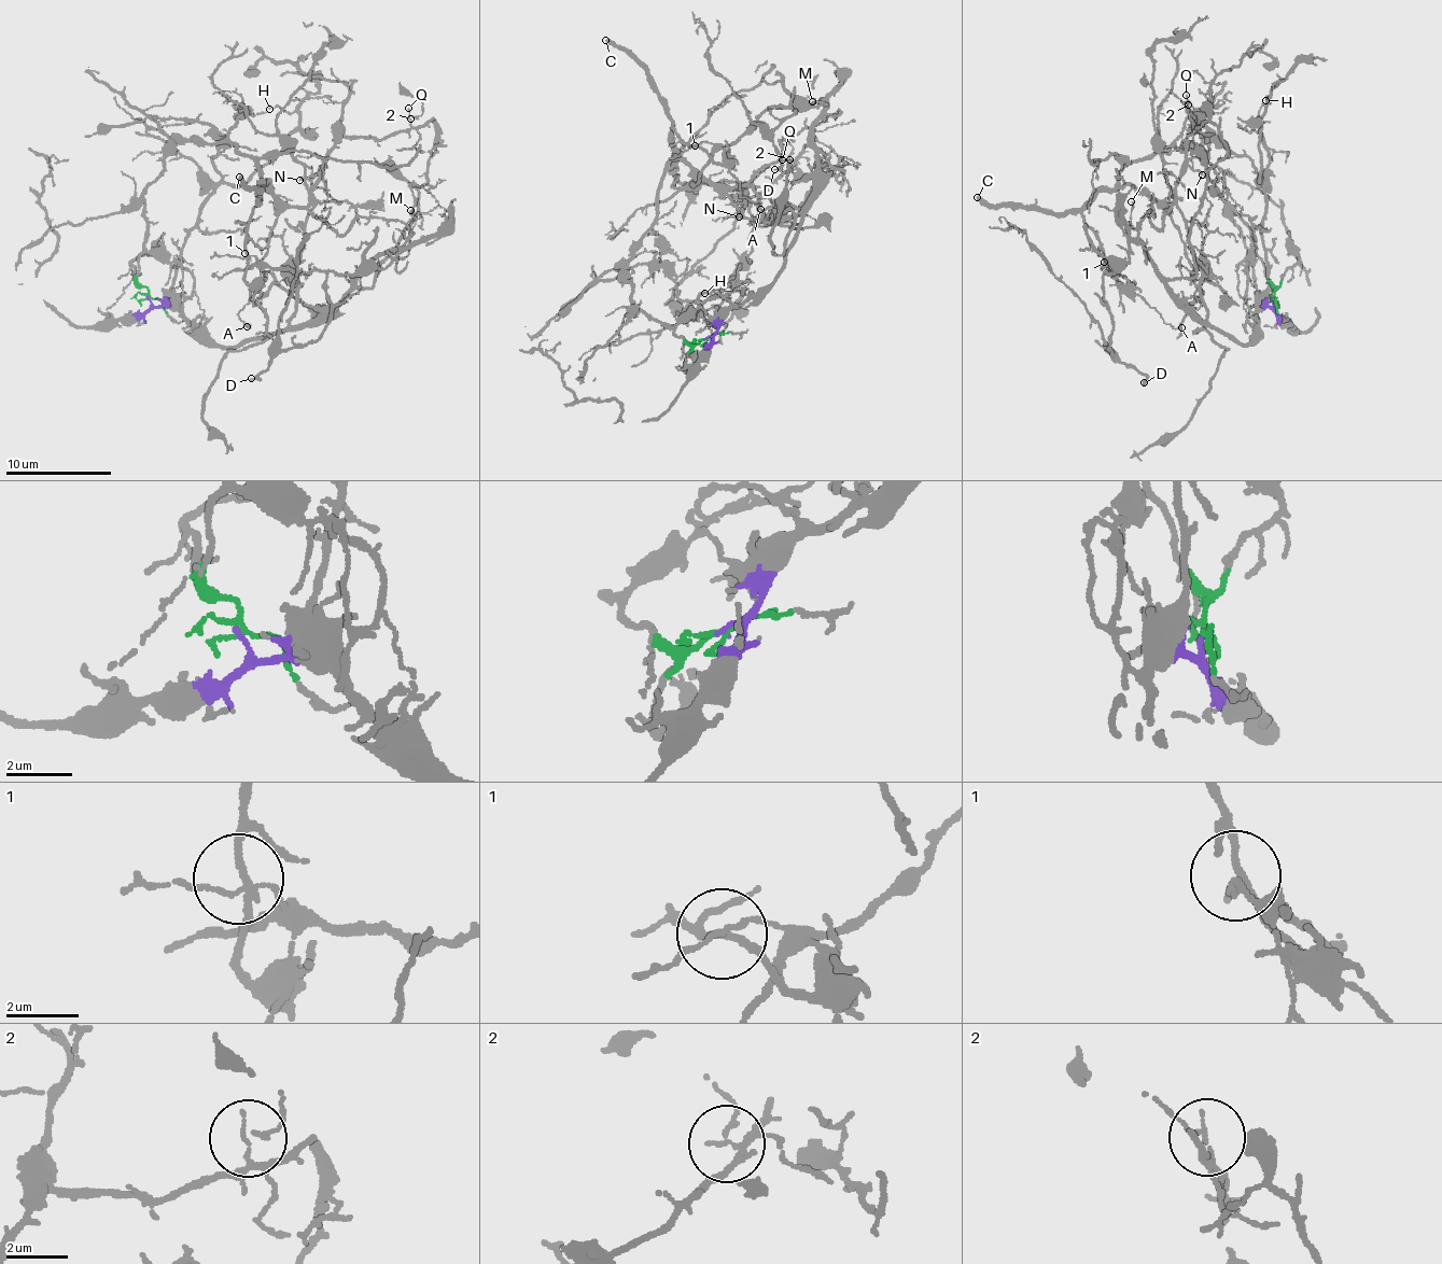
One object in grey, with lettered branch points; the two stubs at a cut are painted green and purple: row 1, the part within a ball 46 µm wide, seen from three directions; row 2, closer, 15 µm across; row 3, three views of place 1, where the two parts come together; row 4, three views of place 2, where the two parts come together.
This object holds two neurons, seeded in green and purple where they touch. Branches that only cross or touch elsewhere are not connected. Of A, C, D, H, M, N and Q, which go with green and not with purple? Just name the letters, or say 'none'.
A, C, N, Q

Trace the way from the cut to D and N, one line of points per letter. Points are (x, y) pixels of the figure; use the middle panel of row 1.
D: (706, 339), (775, 279), (812, 188), (821, 101), (768, 108), (796, 111), (774, 131), (774, 169)
N: (706, 339), (683, 340), (646, 316), (622, 272), (655, 222), (673, 158), (719, 184), (744, 185), (739, 218)

